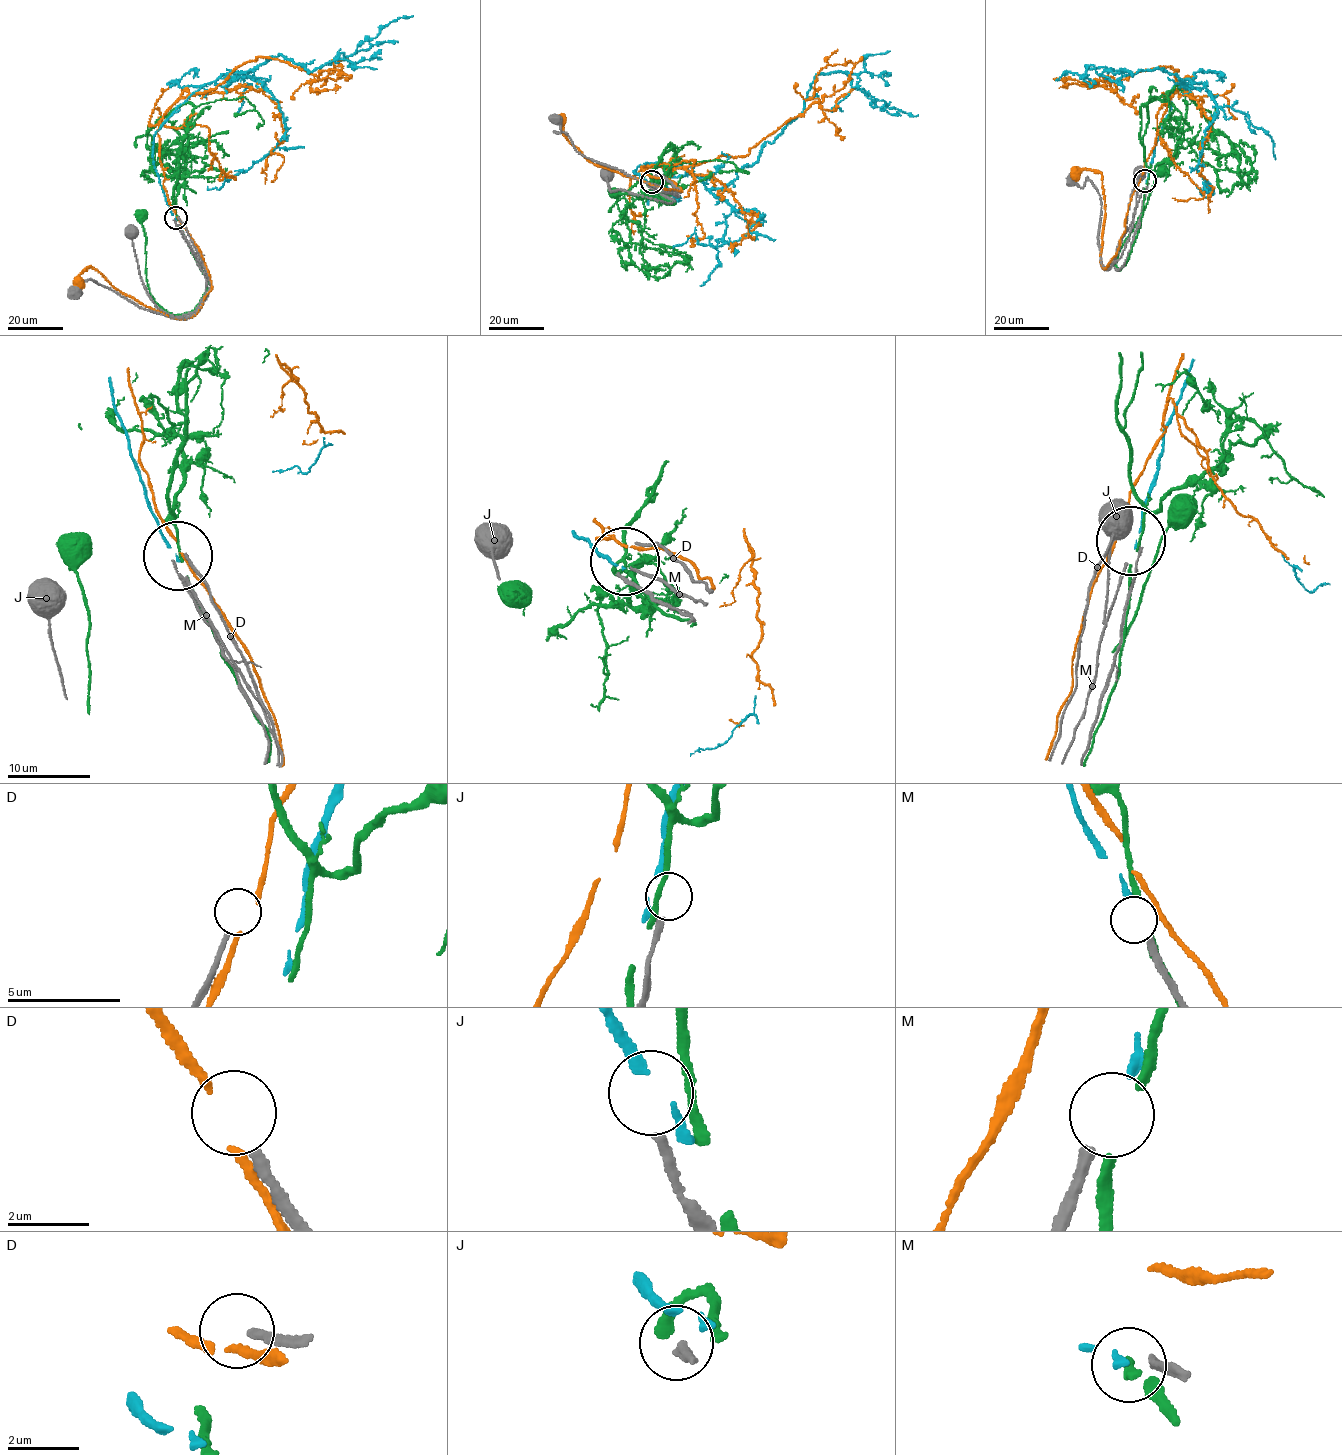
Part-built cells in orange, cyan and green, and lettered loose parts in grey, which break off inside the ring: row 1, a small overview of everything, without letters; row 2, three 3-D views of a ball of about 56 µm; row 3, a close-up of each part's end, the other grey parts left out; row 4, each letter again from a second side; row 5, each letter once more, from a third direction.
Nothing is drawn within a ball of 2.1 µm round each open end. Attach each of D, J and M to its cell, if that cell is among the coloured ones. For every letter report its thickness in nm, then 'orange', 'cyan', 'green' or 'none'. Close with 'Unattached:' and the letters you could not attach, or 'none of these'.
D: 240 nm thick; none
J: 260 nm thick; none
M: 260 nm thick; cyan
Unattached: D, J

